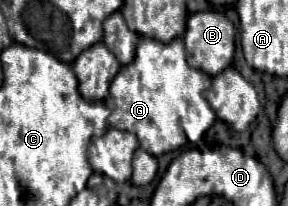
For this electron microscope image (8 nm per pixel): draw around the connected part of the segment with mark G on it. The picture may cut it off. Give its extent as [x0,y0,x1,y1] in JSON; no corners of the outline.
[104,37,216,165]

